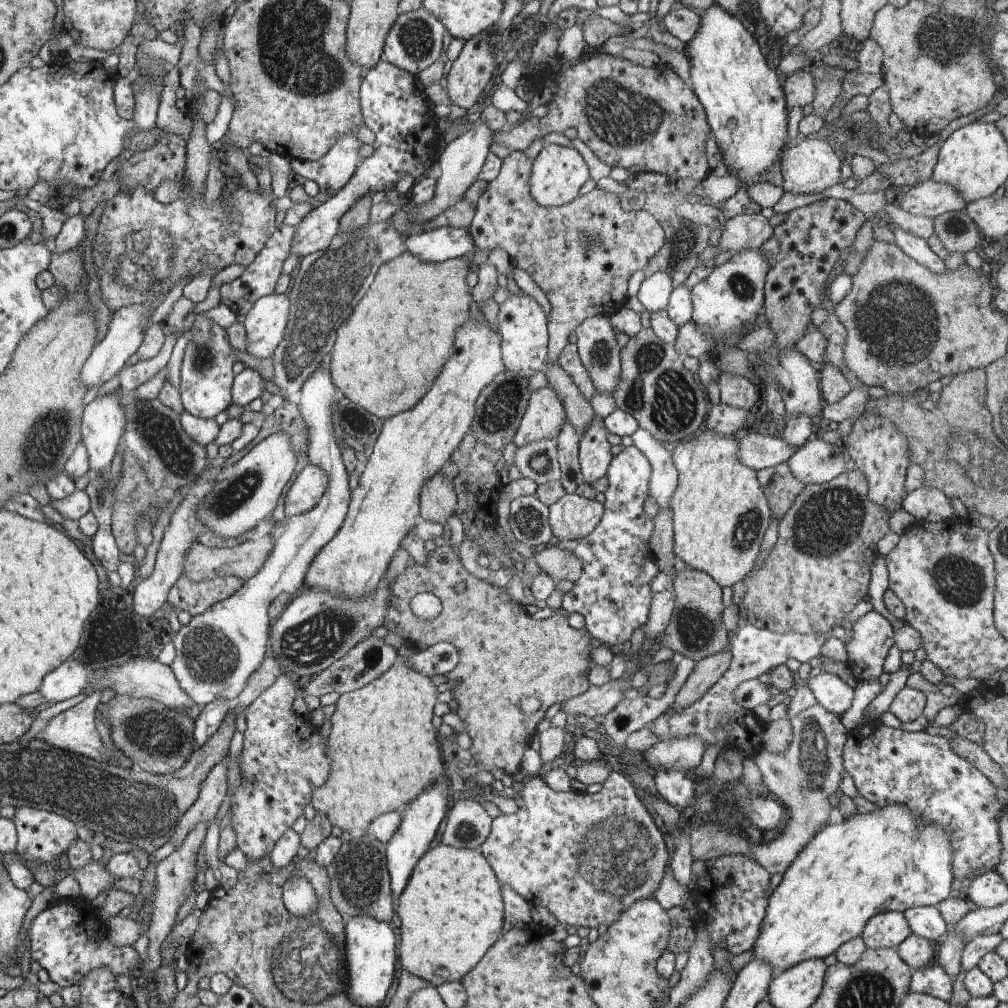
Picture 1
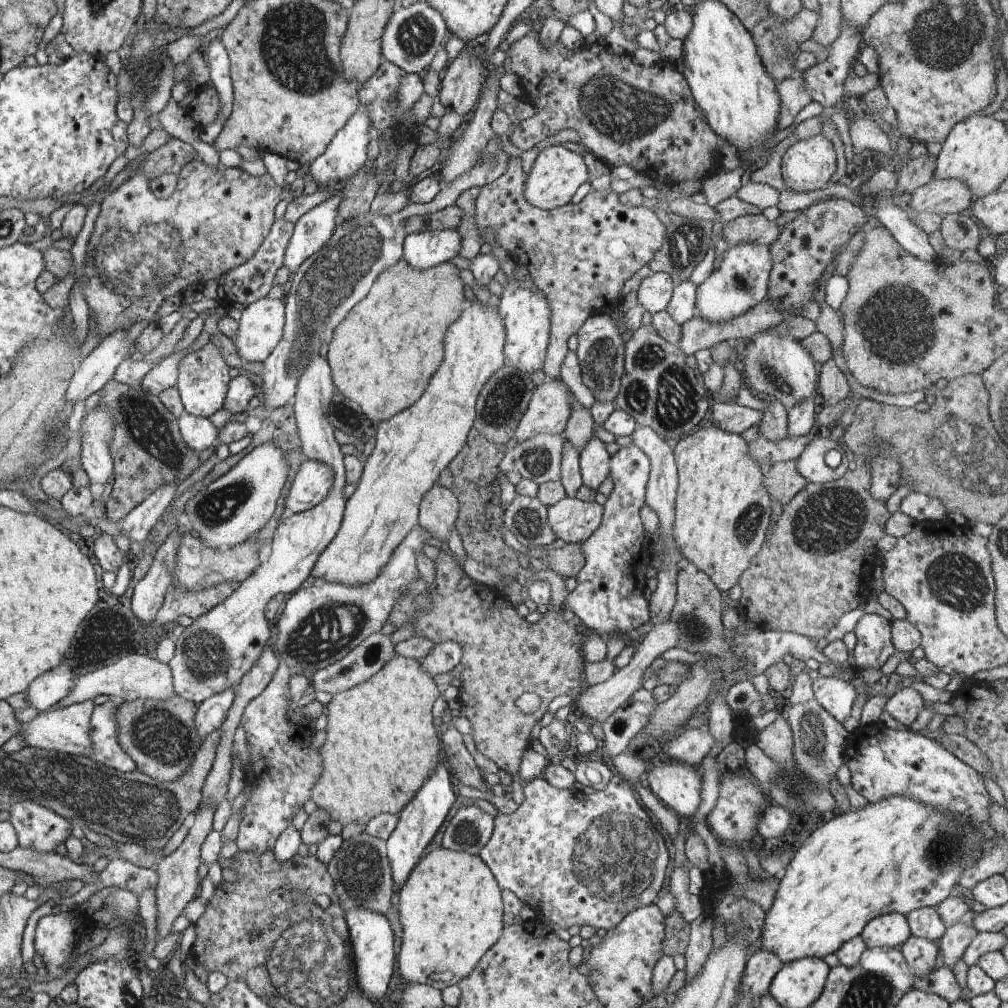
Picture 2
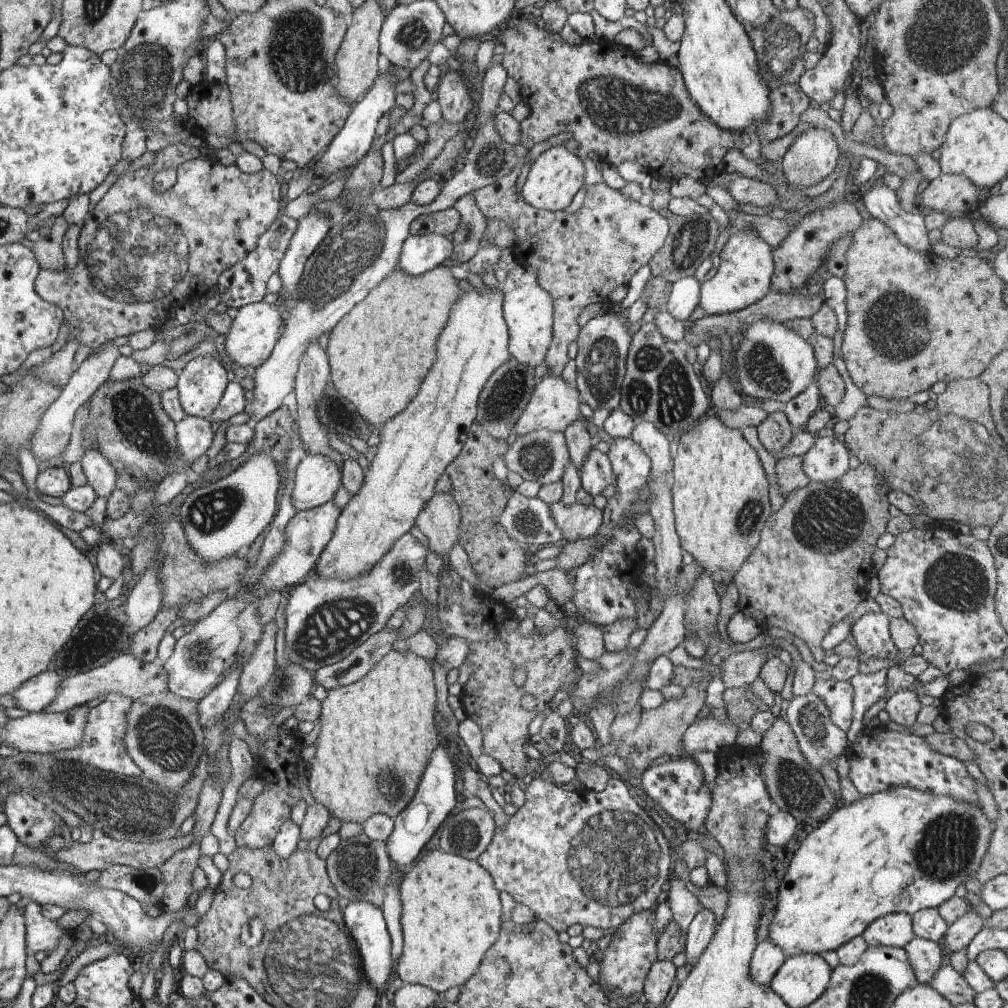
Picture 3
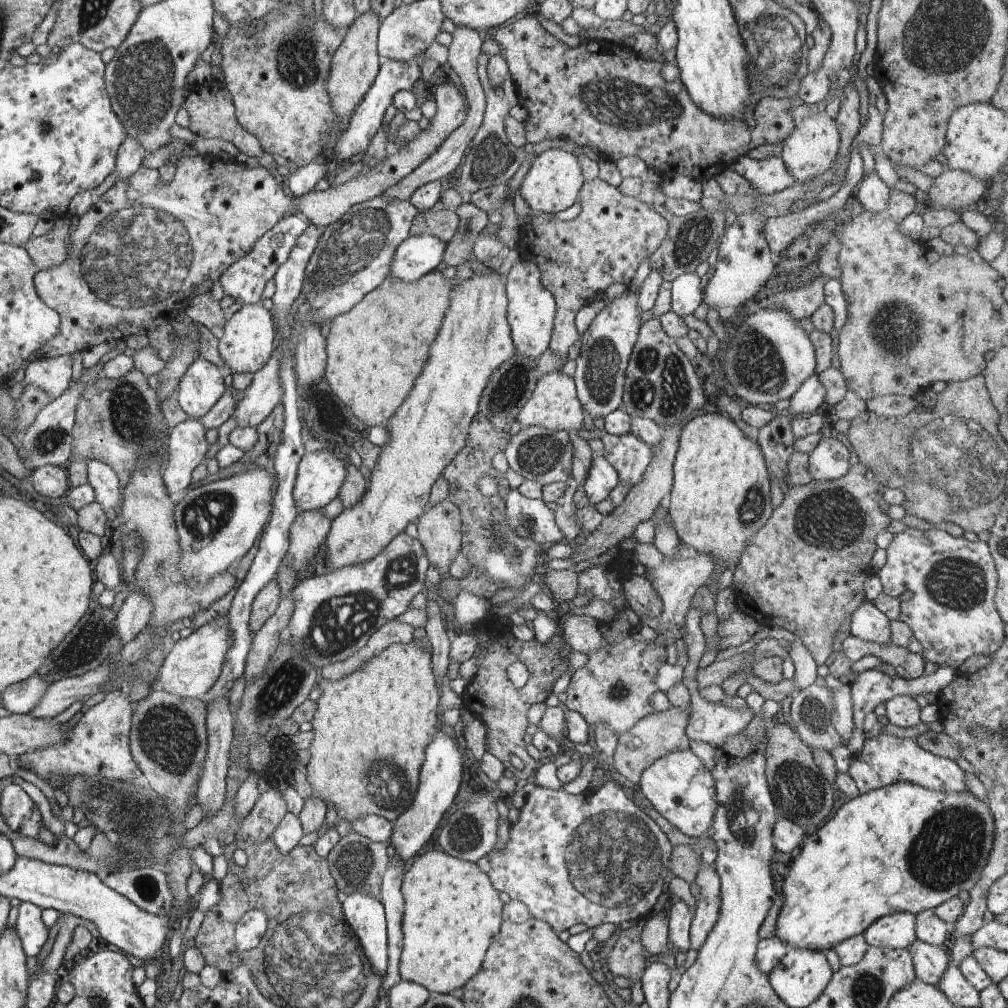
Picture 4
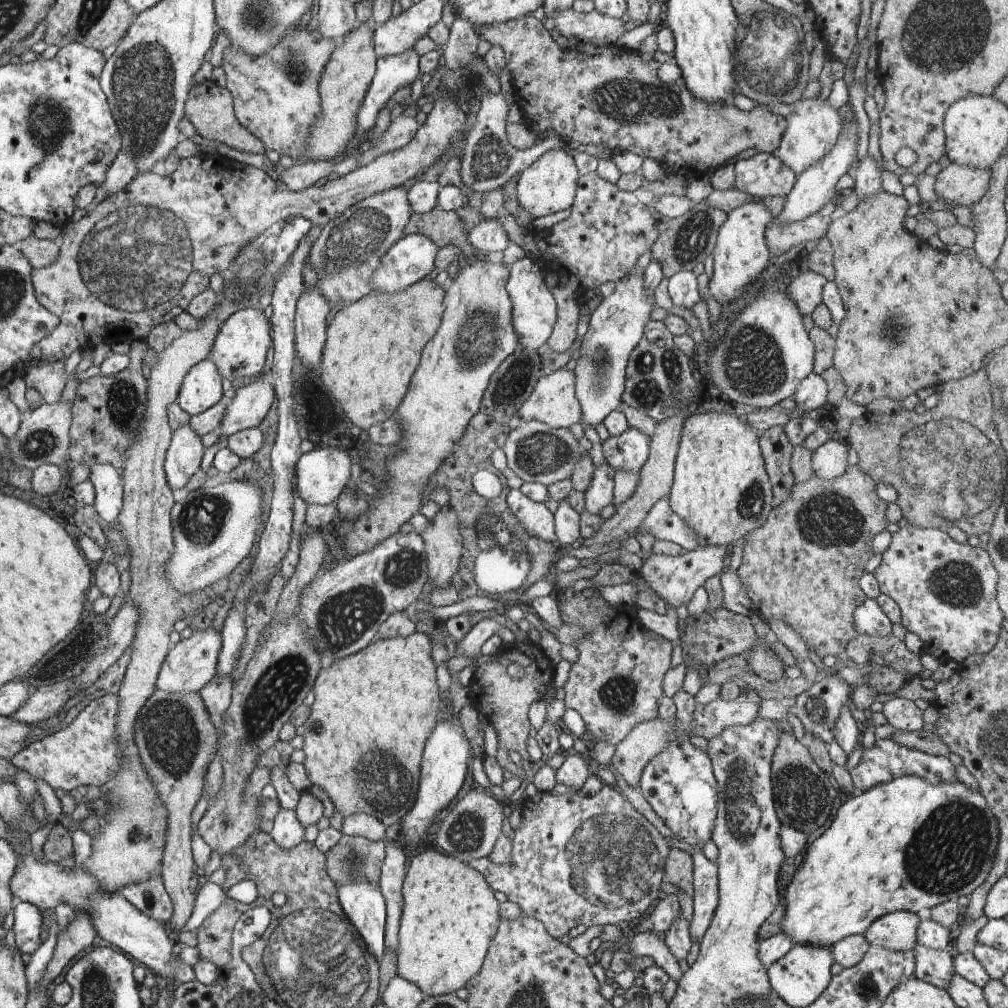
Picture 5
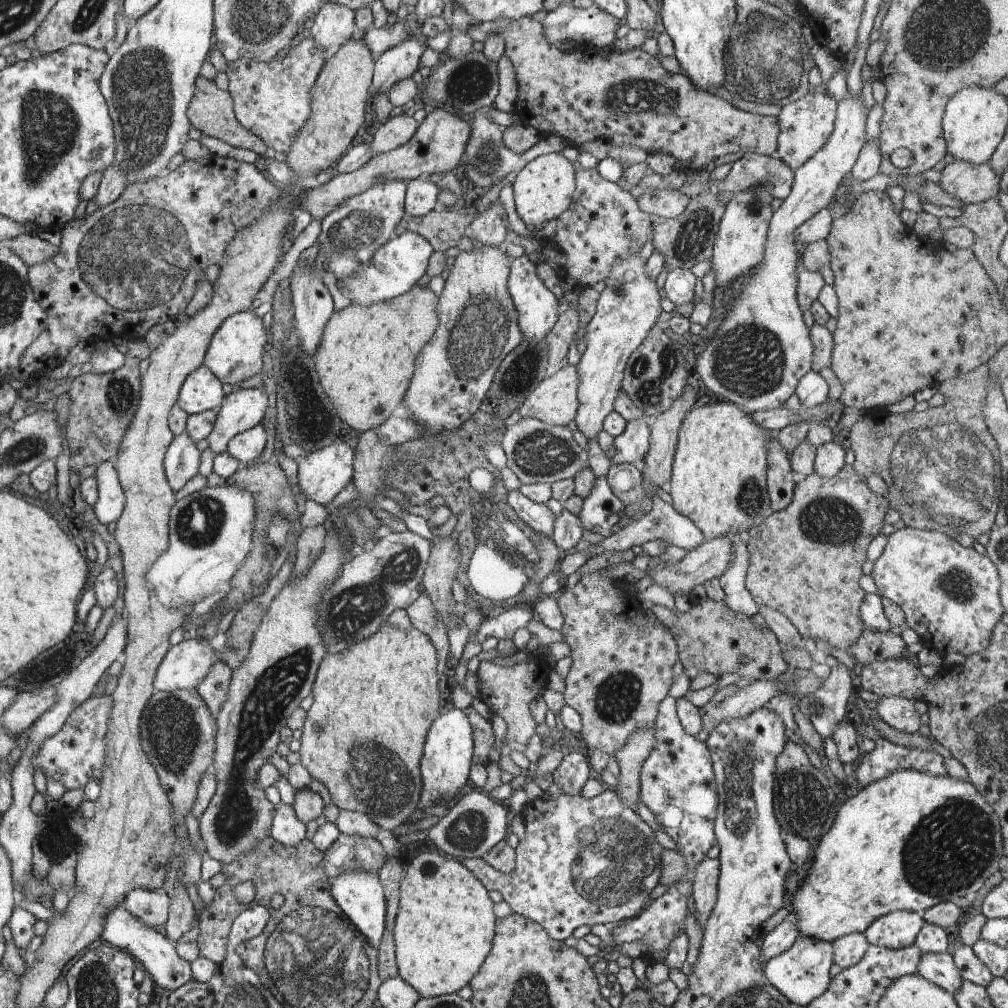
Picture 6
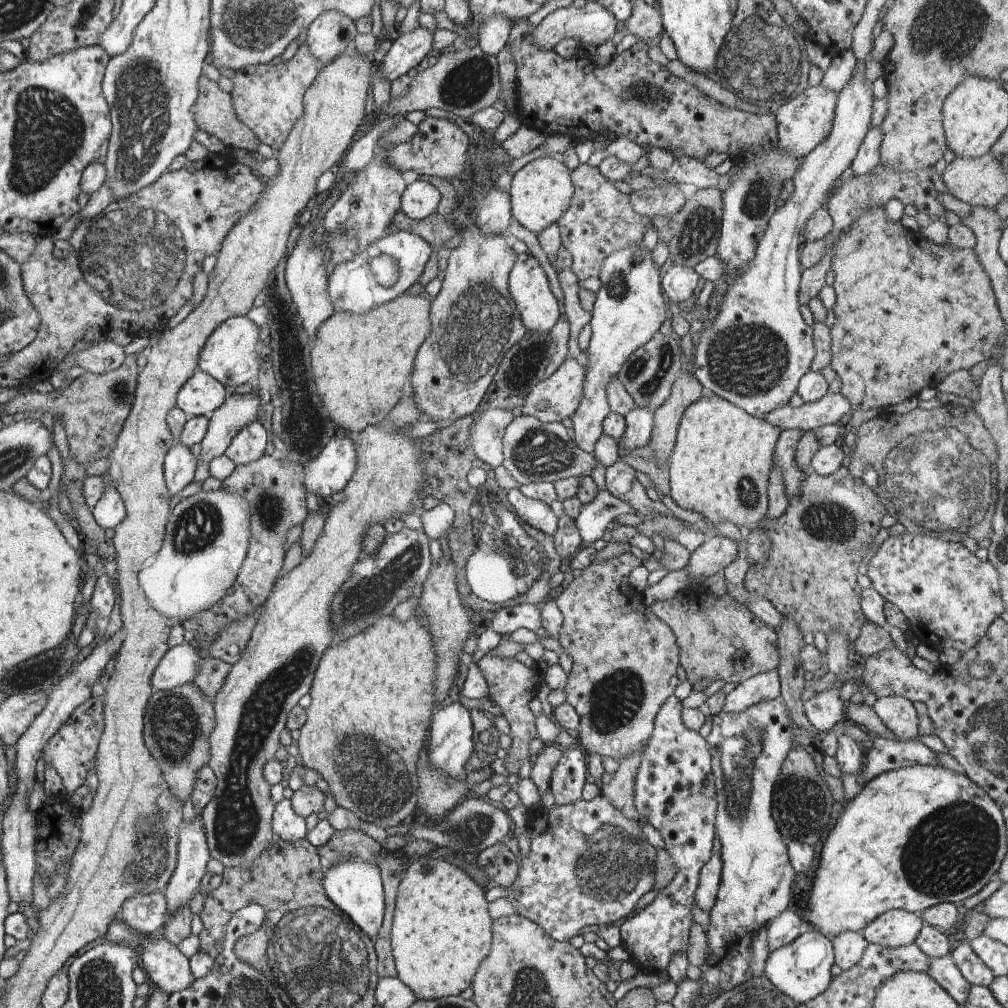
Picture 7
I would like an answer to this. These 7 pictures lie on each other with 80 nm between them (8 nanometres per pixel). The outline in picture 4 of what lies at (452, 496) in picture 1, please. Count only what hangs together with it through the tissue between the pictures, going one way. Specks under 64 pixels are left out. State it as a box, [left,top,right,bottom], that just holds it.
[416,499,462,578]

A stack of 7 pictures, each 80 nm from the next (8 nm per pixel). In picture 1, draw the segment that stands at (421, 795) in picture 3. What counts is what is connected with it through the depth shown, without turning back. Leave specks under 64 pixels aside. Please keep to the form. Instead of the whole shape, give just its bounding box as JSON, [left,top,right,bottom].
[386,778,450,907]

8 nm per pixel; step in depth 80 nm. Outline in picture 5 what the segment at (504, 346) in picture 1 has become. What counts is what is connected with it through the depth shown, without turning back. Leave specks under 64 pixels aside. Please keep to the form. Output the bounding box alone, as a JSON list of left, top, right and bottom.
[505,256,557,351]

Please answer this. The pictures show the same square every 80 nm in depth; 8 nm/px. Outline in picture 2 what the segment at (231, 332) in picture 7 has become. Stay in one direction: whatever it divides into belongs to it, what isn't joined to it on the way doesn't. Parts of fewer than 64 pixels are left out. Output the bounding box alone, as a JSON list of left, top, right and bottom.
[233,299,283,362]

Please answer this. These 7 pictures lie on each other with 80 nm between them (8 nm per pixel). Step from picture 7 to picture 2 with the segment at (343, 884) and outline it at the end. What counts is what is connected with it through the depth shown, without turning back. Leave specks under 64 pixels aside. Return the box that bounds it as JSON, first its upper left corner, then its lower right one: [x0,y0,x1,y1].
[345,906,396,1000]

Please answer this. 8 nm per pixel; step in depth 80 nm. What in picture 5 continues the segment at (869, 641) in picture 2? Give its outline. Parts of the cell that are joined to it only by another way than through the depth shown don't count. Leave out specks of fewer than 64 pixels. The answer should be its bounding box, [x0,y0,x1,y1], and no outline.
[853,599,893,637]

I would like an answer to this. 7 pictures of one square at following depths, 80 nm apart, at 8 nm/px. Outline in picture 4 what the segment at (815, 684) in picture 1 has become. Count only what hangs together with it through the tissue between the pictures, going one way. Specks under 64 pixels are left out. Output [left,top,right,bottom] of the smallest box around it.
[822,678,855,746]

